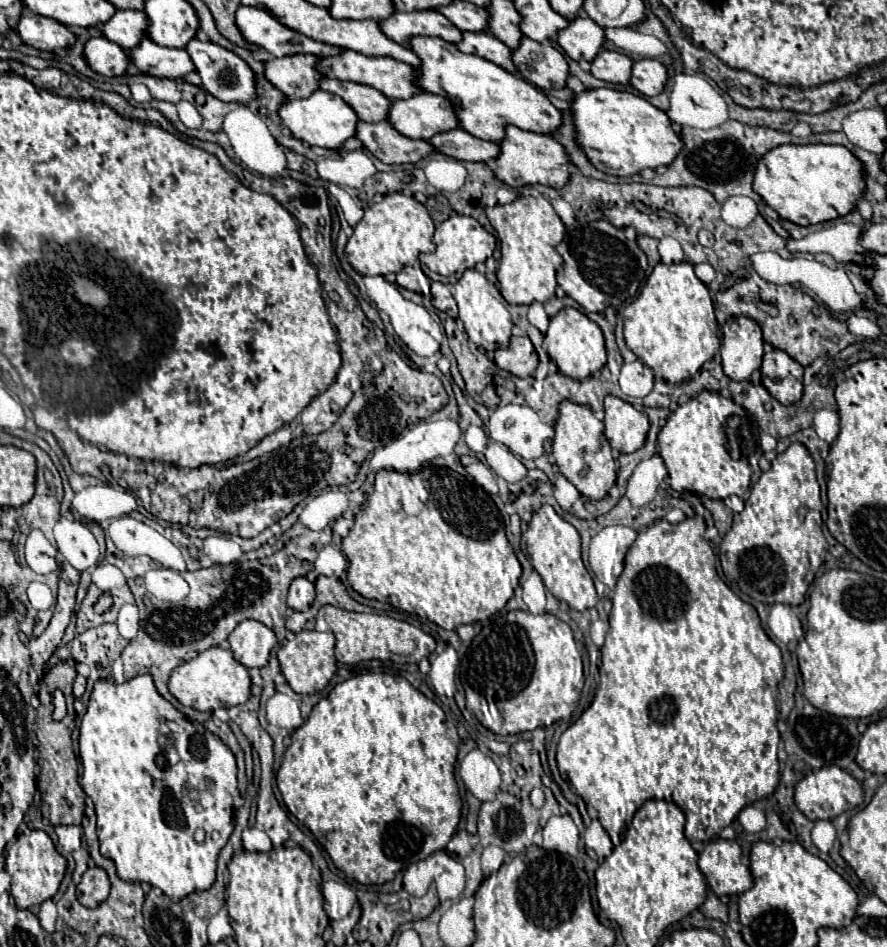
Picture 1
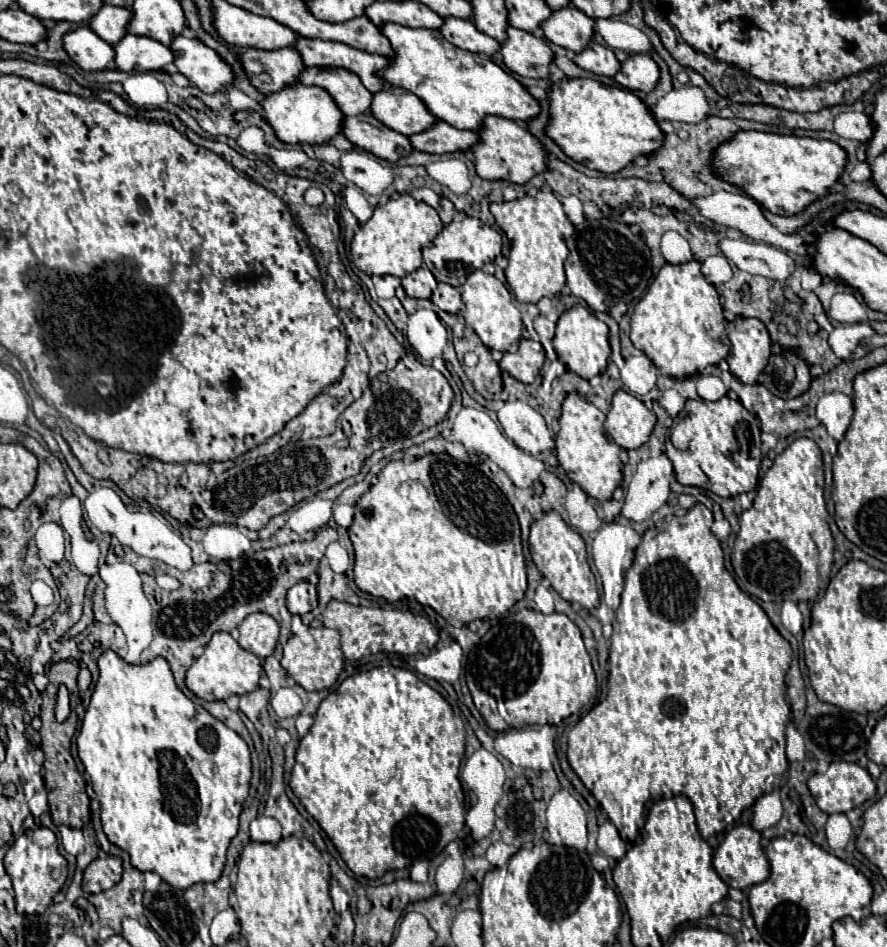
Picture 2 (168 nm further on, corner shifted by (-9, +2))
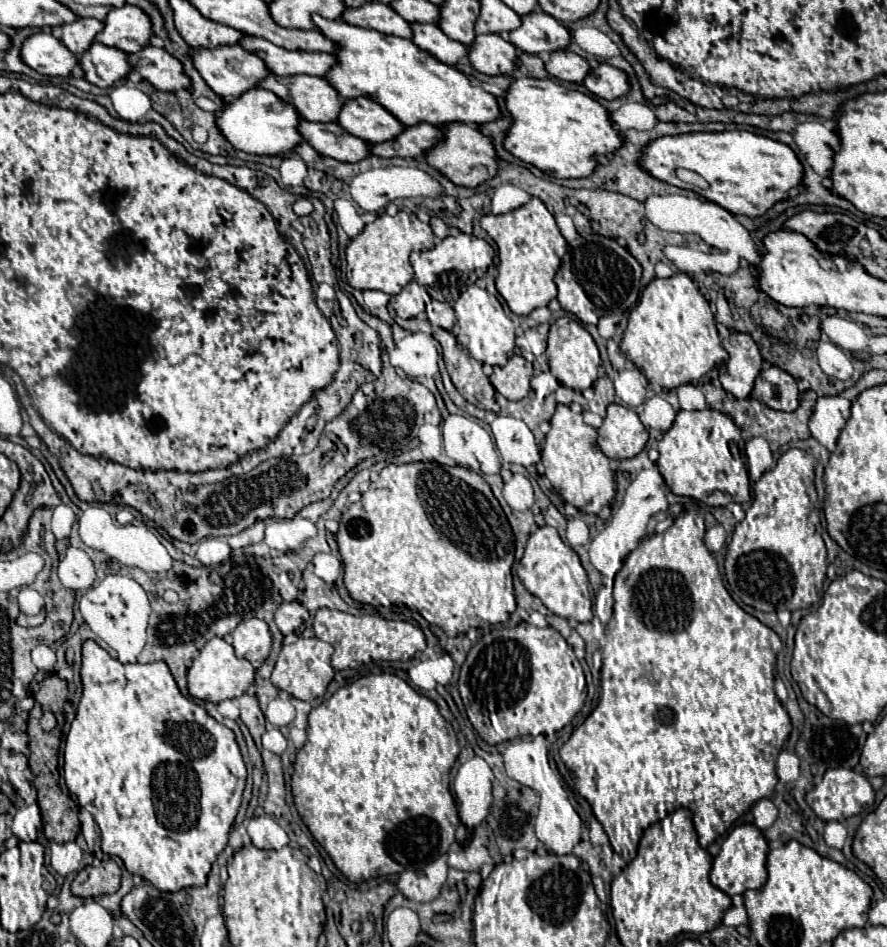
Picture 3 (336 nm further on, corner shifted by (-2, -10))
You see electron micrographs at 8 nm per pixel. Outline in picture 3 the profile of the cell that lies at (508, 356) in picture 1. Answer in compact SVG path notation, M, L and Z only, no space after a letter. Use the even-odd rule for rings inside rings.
M522 355L510 357L504 367L494 367L494 373L489 376L490 383L498 393L502 393L510 401L520 401L530 391L532 363Z

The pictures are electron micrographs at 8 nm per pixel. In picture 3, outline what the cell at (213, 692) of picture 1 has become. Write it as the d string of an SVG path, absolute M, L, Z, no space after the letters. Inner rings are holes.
M220 637L210 639L194 659L192 667L188 669L188 691L194 699L200 701L220 703L224 699L242 697L252 683L254 683L254 667L250 665L250 661L236 657L232 645L228 645Z

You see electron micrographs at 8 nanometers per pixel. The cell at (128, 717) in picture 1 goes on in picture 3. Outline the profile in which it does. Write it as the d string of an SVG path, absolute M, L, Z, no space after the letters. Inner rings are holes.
M86 641L82 647L82 699L80 699L80 705L76 711L76 719L70 727L70 733L66 735L66 747L64 747L64 781L70 789L70 793L78 797L80 807L84 807L88 813L92 813L94 821L98 823L100 833L102 833L102 851L108 855L120 857L132 875L140 875L156 889L160 889L164 893L176 893L186 887L206 885L208 873L210 873L216 857L228 845L228 835L230 835L232 823L234 823L236 813L242 803L242 791L244 791L244 783L246 783L246 765L242 761L234 733L228 727L224 727L222 723L214 721L210 715L206 715L206 711L200 705L186 699L178 691L178 687L170 675L170 669L164 661L146 663L146 665L142 665L142 663L122 665L118 659L112 659L98 643Z

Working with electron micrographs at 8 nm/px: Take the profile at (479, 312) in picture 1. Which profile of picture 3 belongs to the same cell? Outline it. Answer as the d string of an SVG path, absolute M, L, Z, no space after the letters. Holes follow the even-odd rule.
M470 285L454 303L454 313L458 317L458 333L456 339L470 351L474 359L488 365L504 367L508 359L514 355L514 323L504 313L504 307L500 301L490 295L486 289L478 285Z

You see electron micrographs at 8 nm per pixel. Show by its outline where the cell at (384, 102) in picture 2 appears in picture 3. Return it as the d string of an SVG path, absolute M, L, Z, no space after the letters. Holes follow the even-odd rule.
M356 97L344 103L338 123L352 135L362 137L370 143L390 141L390 137L398 137L402 129L402 121L398 121L392 113L386 113L378 101L370 101L368 97Z

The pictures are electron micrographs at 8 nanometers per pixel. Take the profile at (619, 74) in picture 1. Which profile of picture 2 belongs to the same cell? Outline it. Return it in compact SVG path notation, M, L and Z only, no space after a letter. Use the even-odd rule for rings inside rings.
M589 41L589 45L583 51L575 53L573 63L595 75L607 75L607 77L613 77L613 73L617 73L617 69L621 67L615 53L609 47L599 45L595 41Z

